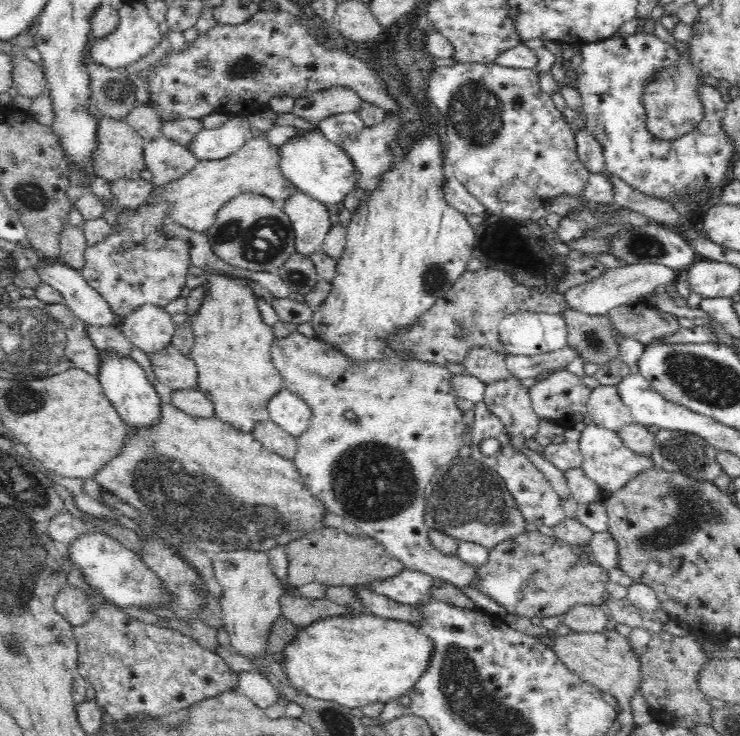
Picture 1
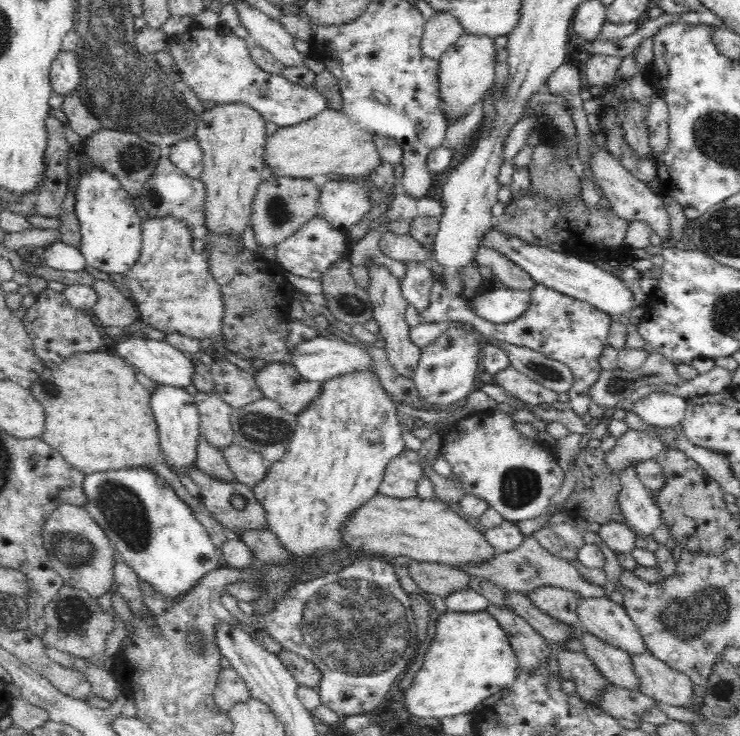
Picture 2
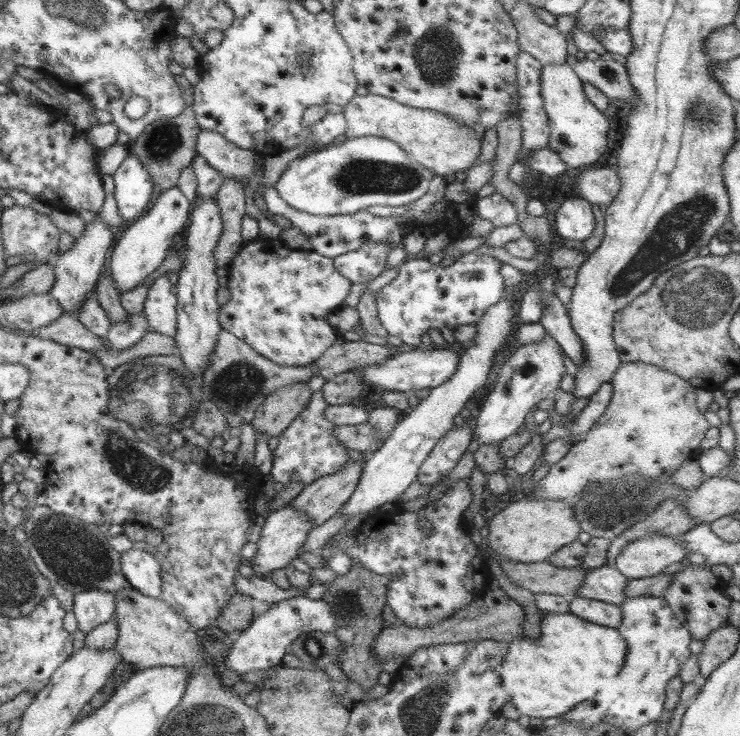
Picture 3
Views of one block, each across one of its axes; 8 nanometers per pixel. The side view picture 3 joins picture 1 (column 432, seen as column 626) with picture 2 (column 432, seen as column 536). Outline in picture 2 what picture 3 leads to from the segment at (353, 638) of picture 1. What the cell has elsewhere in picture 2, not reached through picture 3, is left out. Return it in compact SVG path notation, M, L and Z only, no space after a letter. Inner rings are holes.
M446 612L436 622L436 636L426 652L412 686L404 692L404 706L416 718L452 718L472 714L490 696L506 690L516 680L518 656L510 646L508 634L488 612L454 614Z

